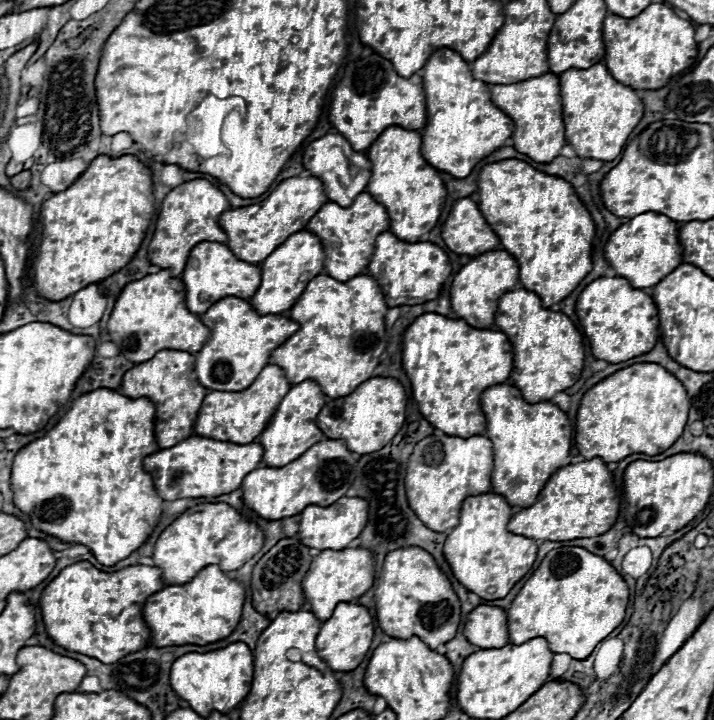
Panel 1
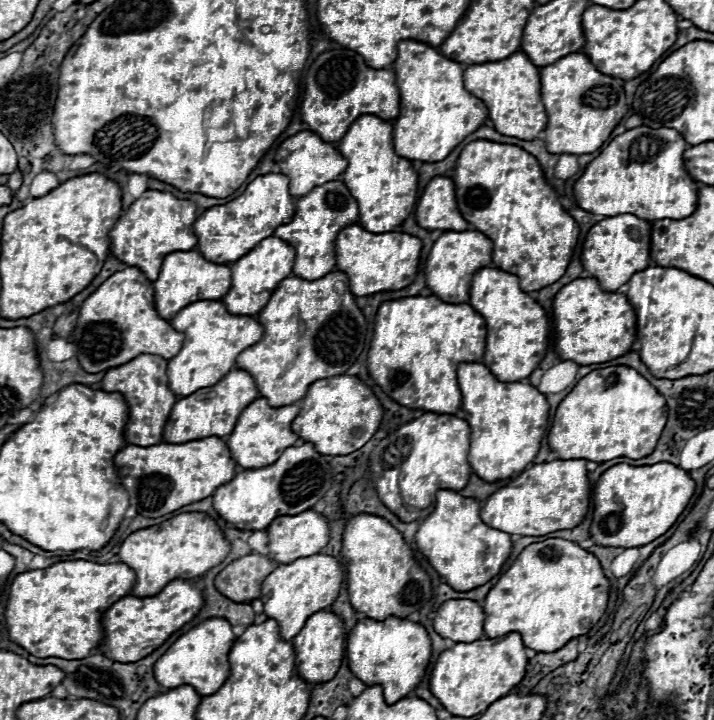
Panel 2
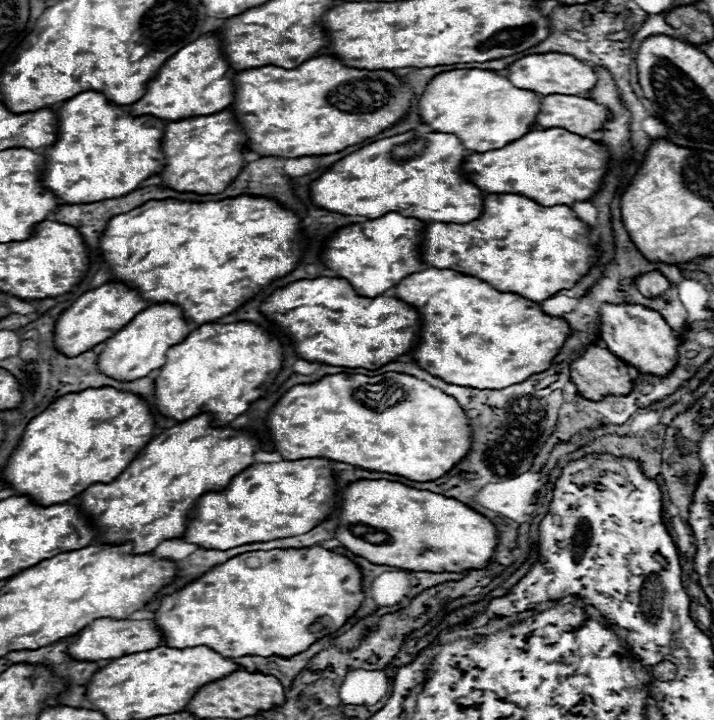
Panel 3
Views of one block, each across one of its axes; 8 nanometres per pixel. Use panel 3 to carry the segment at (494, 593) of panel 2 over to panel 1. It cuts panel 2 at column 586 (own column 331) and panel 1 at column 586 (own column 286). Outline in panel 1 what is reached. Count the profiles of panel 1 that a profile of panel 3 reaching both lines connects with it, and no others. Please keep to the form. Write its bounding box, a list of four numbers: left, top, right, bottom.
[508,546,628,660]

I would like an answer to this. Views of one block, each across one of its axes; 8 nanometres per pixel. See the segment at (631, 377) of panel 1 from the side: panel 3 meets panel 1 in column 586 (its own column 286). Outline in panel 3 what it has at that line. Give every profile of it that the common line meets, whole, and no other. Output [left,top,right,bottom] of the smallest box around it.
[266,372,472,480]

